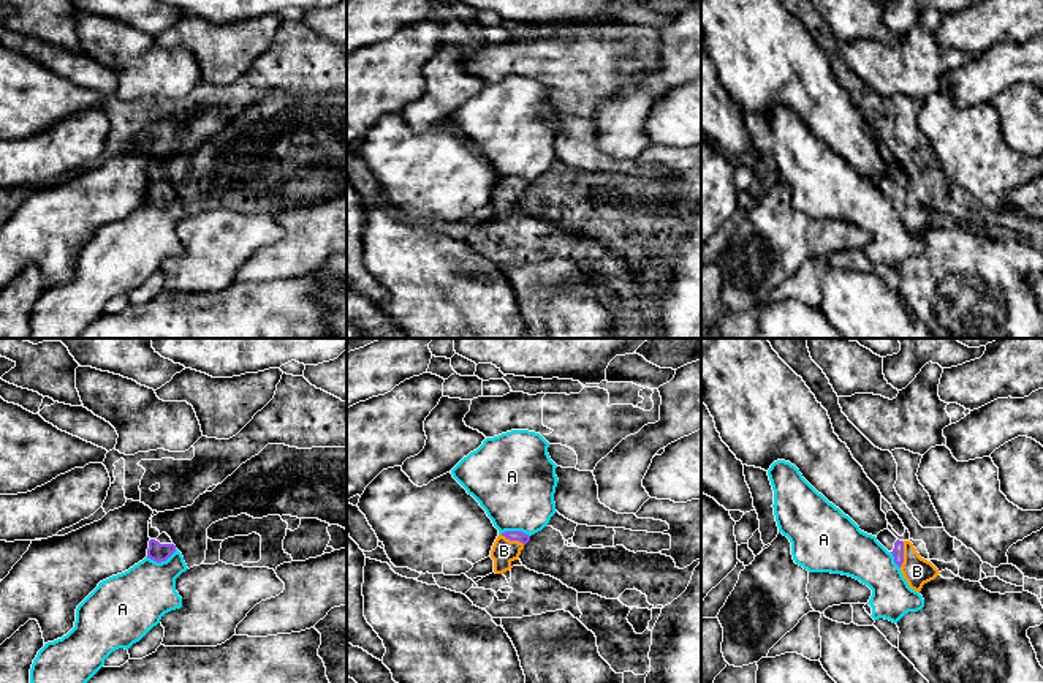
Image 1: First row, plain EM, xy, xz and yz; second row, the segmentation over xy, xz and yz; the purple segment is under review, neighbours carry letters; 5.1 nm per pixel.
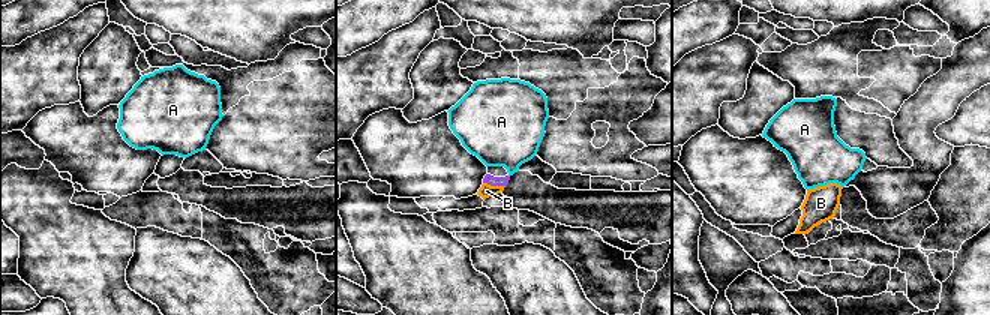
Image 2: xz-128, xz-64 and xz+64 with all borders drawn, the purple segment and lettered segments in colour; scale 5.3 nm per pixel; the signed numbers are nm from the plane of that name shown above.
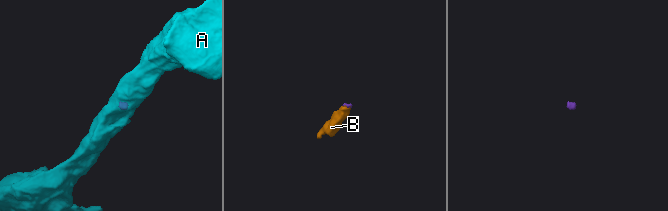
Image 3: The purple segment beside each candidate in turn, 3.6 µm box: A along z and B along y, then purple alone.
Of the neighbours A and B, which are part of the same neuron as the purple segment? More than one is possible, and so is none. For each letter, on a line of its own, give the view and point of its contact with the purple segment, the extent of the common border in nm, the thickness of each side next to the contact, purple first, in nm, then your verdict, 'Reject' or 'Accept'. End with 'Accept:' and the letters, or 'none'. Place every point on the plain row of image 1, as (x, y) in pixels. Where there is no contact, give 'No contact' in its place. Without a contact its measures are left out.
A: Touches purple at xy (160, 207). Shared border 170 nm. Thickness 100 nm (purple) against 320 nm. Reject
B: Touches purple at yz (902, 199). Shared border 140 nm. Thickness 60 nm (purple) against 150 nm. Accept
Accept: B

